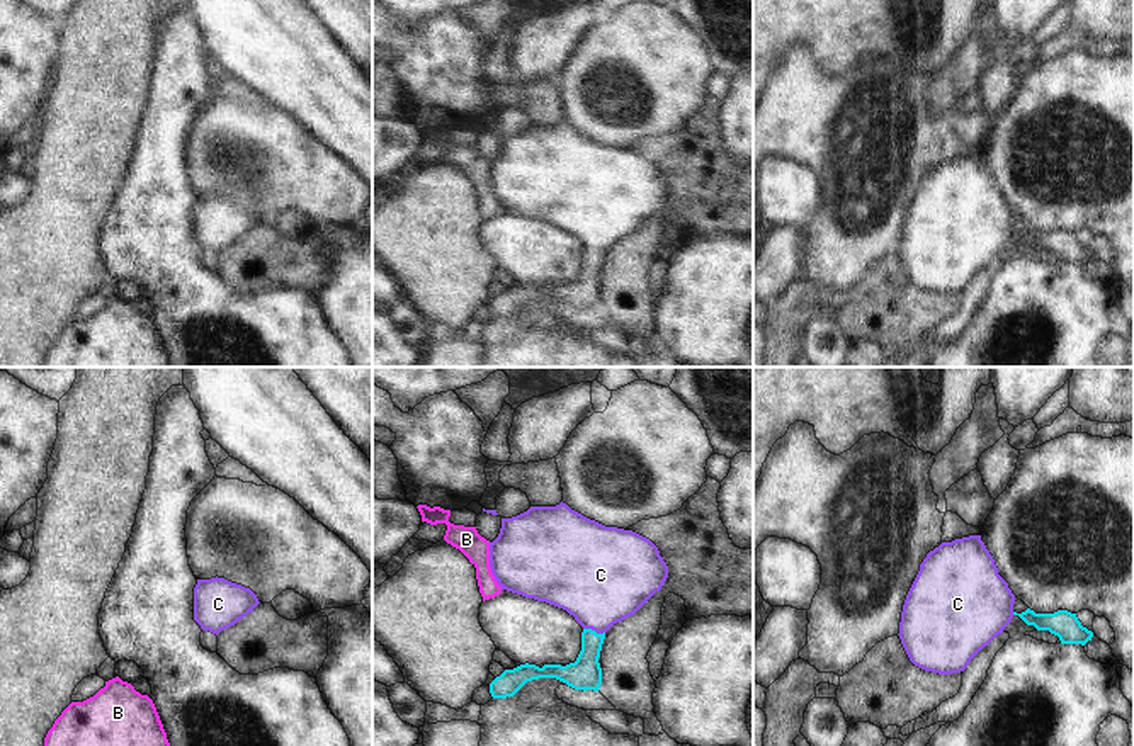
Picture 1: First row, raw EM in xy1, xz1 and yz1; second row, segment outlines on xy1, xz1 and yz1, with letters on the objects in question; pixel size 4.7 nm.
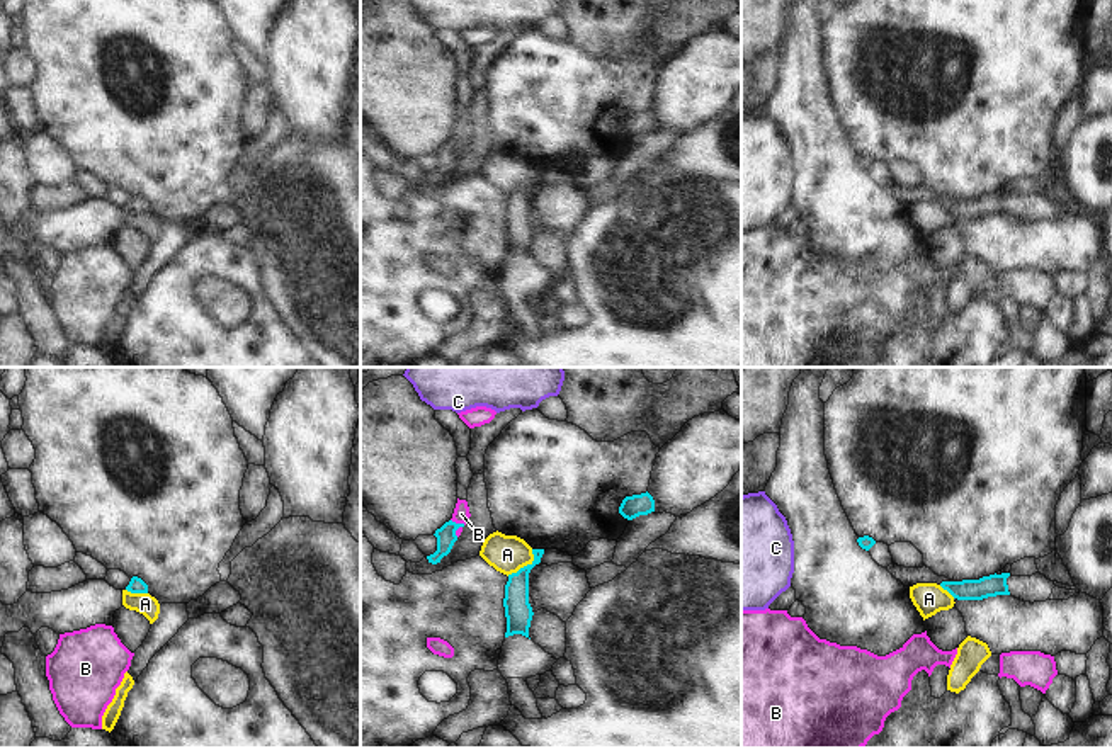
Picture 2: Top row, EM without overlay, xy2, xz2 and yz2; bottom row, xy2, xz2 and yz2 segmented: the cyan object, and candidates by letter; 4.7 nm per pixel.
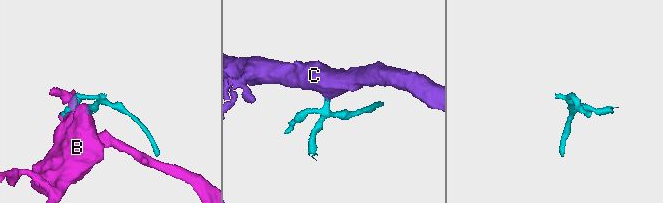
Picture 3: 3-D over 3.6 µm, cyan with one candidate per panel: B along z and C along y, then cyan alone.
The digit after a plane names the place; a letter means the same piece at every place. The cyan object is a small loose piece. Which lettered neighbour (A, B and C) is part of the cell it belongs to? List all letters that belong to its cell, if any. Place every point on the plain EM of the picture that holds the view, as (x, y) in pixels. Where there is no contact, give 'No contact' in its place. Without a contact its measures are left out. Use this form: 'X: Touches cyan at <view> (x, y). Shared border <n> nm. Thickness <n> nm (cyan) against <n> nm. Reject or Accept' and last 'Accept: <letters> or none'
A: Touches cyan at xz2 (524, 186). Shared border 180 nm. Thickness 130 nm (cyan) against 180 nm. Reject
B: Touches cyan at xz2 (459, 145). Shared border 90 nm. Thickness 100 nm (cyan) against 80 nm. Reject
C: Touches cyan at xz1 (594, 250). Shared border 110 nm. Thickness 160 nm (cyan) against 440 nm. Accept
Accept: C

